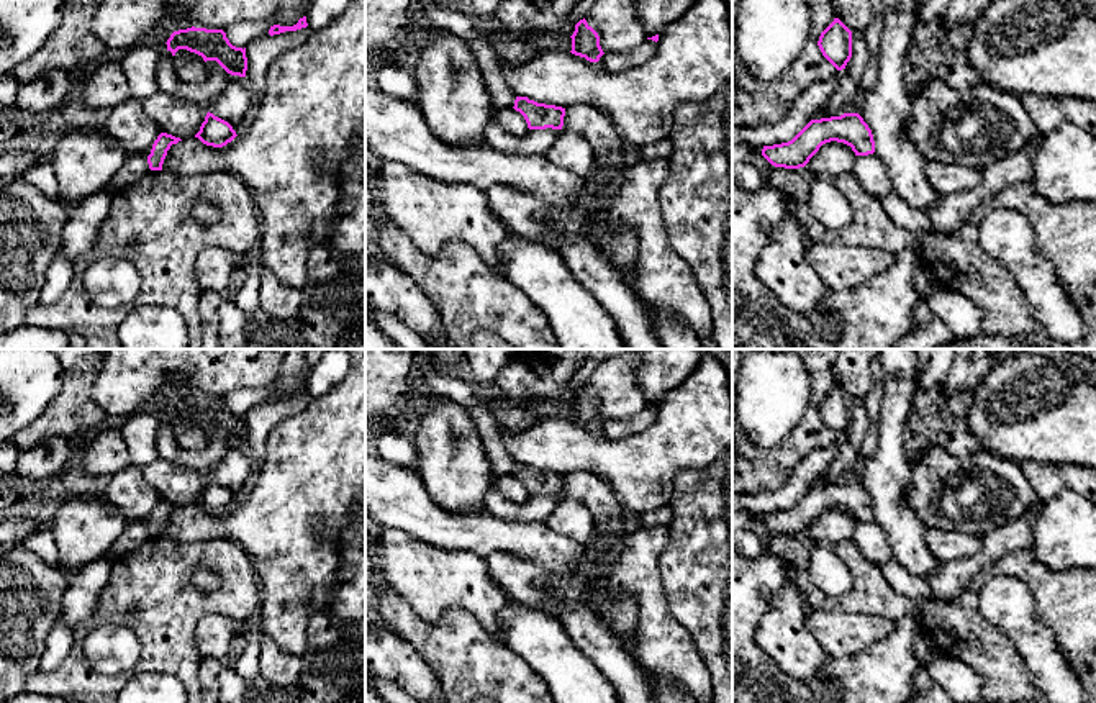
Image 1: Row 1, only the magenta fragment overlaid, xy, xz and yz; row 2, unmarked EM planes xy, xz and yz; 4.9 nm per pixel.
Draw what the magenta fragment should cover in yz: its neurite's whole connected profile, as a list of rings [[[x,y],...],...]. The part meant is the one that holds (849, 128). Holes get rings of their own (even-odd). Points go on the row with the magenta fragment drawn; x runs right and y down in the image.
[[[858,113],[811,120],[791,141],[763,146],[762,156],[775,167],[799,169],[826,143],[837,141],[852,147],[855,156],[875,152],[872,129]]]

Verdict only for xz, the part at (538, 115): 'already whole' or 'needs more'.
already whole

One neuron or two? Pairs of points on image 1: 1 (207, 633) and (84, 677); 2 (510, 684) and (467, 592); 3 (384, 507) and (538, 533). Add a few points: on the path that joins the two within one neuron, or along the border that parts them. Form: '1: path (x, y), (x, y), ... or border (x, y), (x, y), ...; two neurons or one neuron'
1: border (228, 615), (205, 615), (199, 621), (200, 659); two neurons
2: border (452, 608), (467, 612), (502, 643); two neurons
3: path (421, 517), (449, 531), (500, 533); one neuron

